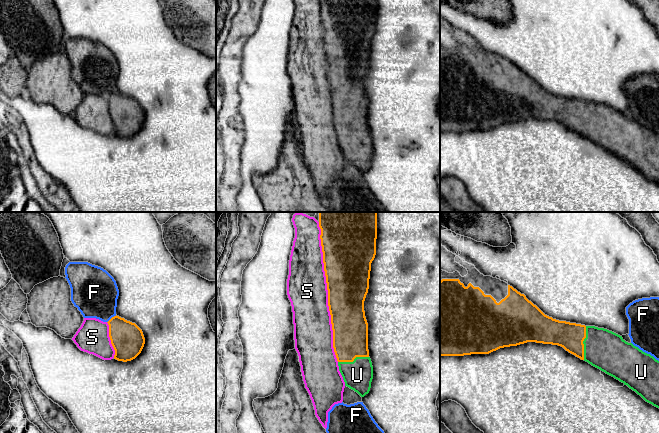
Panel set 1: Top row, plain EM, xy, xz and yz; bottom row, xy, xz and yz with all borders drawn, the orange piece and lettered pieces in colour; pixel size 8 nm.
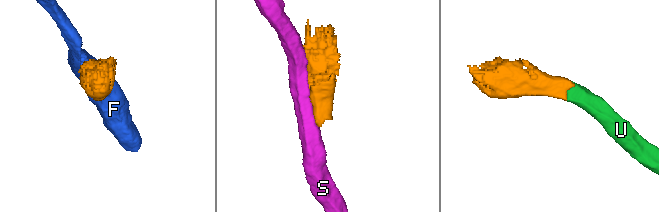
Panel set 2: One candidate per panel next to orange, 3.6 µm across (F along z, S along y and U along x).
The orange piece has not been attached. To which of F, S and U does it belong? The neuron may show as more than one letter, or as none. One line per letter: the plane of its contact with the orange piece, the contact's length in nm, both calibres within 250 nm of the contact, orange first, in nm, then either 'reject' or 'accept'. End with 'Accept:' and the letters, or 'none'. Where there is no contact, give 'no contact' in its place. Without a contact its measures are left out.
F: contact in xy; length 100 nm; calibres 260 and 380 nm; reject
S: contact in xz; length 1150 nm; calibres 380 and 320 nm; reject
U: contact in yz; length 280 nm; calibres 220 and 320 nm; accept
Accept: U

